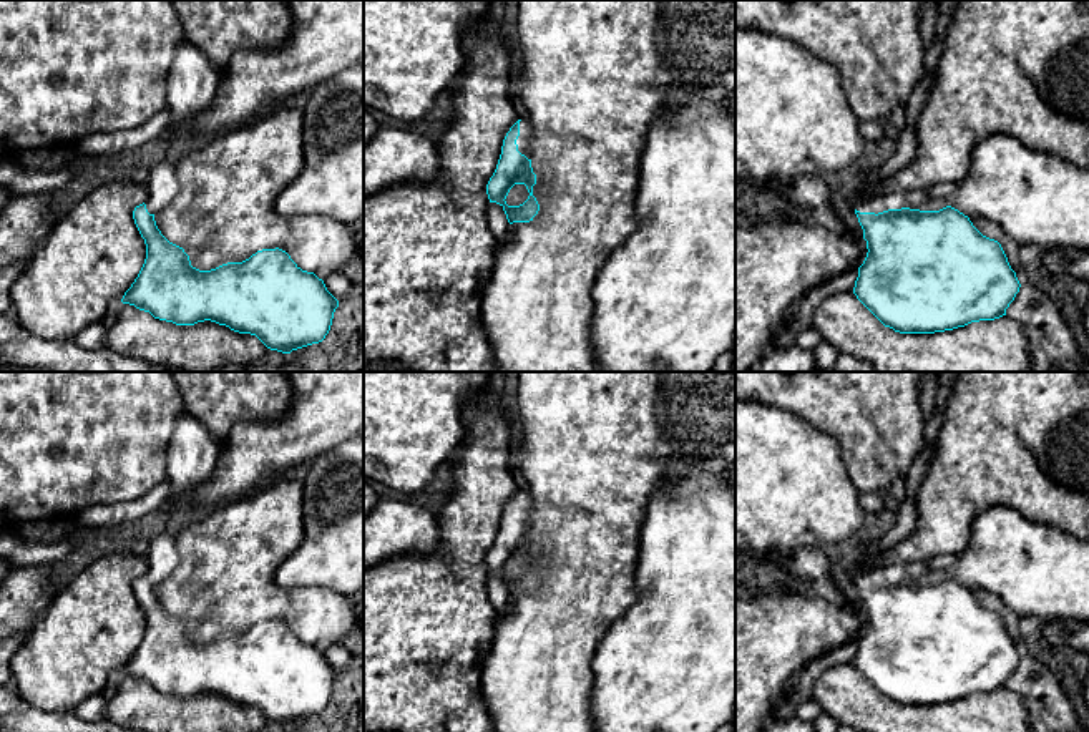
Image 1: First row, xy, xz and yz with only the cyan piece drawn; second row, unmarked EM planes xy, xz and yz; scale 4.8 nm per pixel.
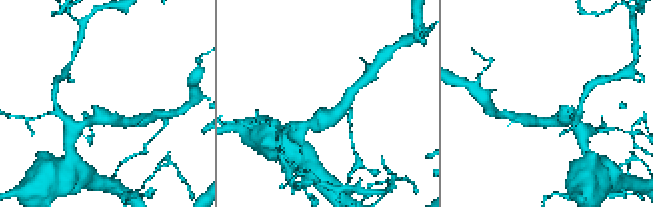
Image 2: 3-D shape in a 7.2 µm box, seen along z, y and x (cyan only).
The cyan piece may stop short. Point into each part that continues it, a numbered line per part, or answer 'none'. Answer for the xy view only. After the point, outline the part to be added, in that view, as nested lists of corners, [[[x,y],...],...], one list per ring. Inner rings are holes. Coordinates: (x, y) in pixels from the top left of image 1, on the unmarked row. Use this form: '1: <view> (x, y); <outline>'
1: xy (163, 558); [[[166,529],[156,533],[149,539],[149,551],[146,554],[148,571],[144,573],[149,586],[159,584],[179,563],[176,551],[176,536]]]

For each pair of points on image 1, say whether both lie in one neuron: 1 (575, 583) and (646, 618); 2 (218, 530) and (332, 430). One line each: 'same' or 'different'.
1: different
2: different

